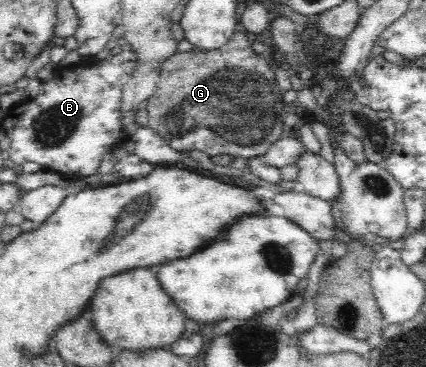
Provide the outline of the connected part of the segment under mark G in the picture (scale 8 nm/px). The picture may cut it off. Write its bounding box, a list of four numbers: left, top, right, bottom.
[146,32,289,159]

